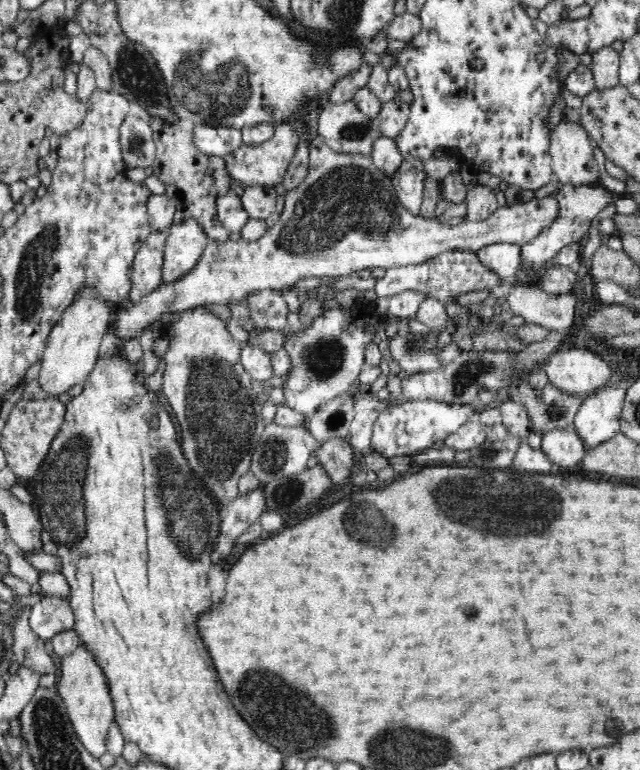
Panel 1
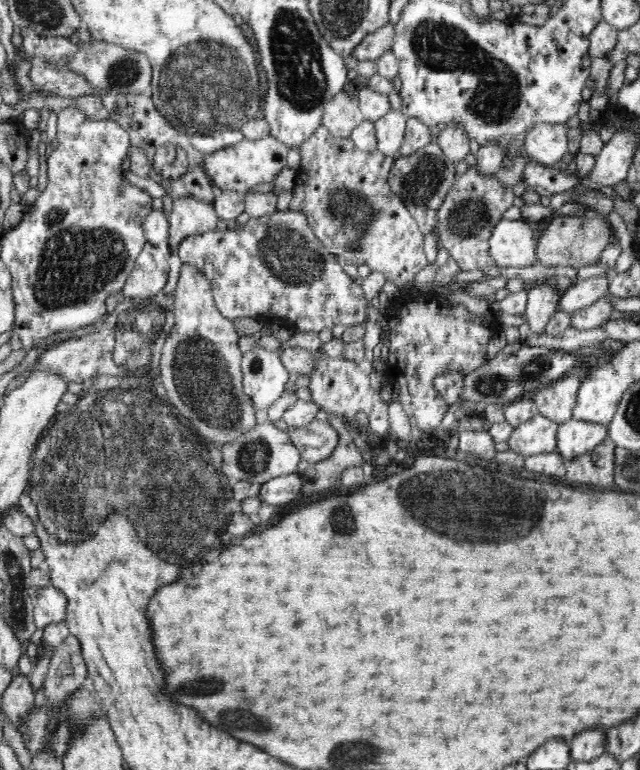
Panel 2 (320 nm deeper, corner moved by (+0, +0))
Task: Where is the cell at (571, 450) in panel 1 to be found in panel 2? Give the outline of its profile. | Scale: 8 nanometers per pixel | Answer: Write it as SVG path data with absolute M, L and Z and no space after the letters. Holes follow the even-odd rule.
M574 418L559 424L556 433L557 451L565 461L577 458L594 450L607 435L608 428L576 420Z

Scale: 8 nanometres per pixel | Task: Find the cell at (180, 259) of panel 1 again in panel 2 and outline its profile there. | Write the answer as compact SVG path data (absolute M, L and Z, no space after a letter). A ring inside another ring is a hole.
M190 196L173 198L169 217L169 238L163 247L178 253L183 241L209 234L217 229L218 220L213 204L200 202Z

